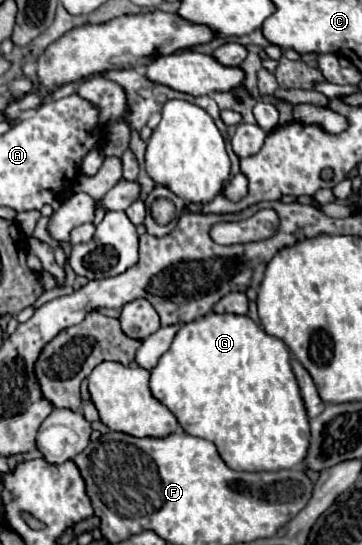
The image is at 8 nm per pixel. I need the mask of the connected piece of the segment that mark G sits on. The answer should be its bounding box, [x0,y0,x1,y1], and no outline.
[149,312,309,470]

